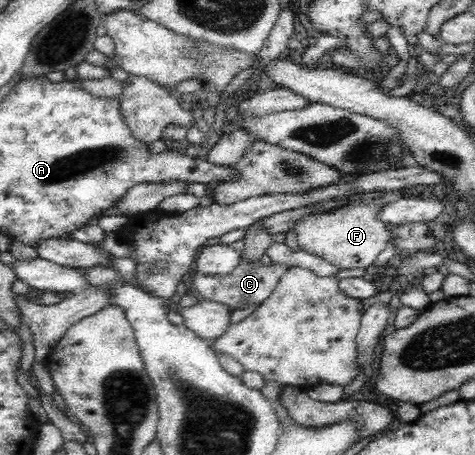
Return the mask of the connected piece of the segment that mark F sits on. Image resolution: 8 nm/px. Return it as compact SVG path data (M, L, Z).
M388 191L383 197L370 203L360 203L345 209L334 209L325 213L314 213L299 220L294 226L298 247L310 254L323 258L340 268L367 268L371 266L378 254L386 248L389 239L388 228L378 221L376 212L388 202L400 198L400 191Z

